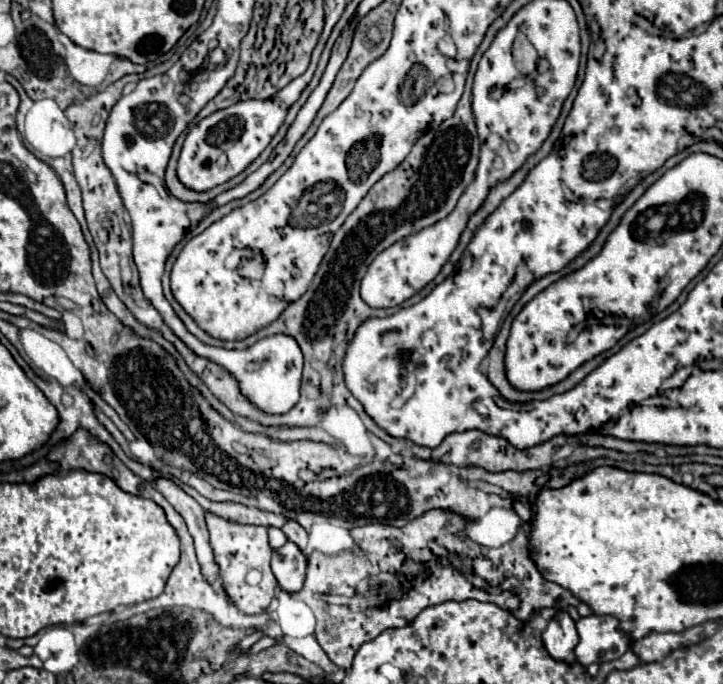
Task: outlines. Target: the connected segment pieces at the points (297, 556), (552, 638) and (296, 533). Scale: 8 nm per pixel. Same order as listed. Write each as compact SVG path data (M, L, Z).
M286 542L272 554L272 572L282 592L296 594L302 590L306 578L306 558L294 548L294 544Z
M560 612L556 618L548 622L548 628L546 628L546 634L542 634L542 640L546 640L544 646L554 660L566 662L566 664L576 662L574 648L578 644L578 632L576 632L574 620L566 612Z
M288 520L284 526L282 526L282 532L288 536L290 542L294 542L304 554L306 554L306 544L308 544L308 534L306 530L300 526L300 524L294 524L294 520Z

